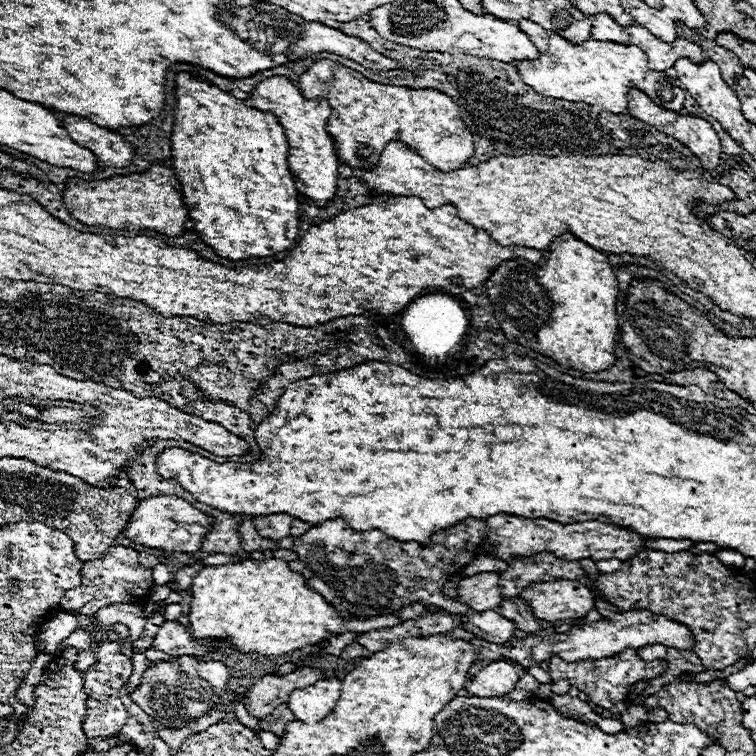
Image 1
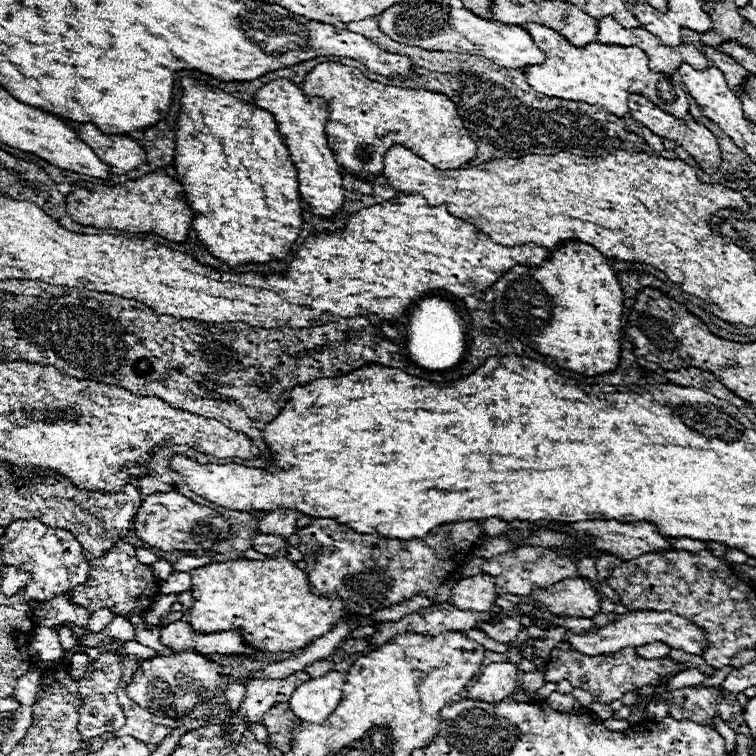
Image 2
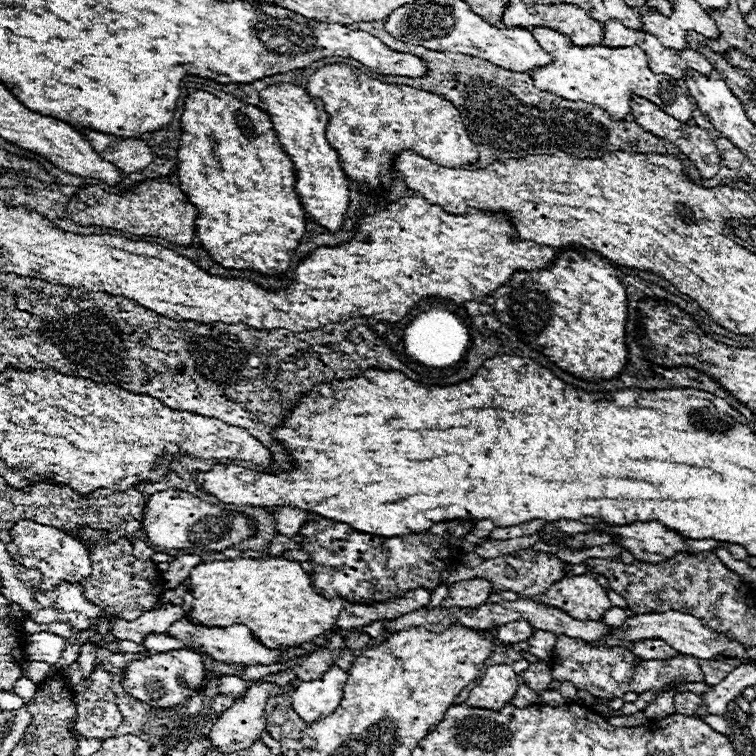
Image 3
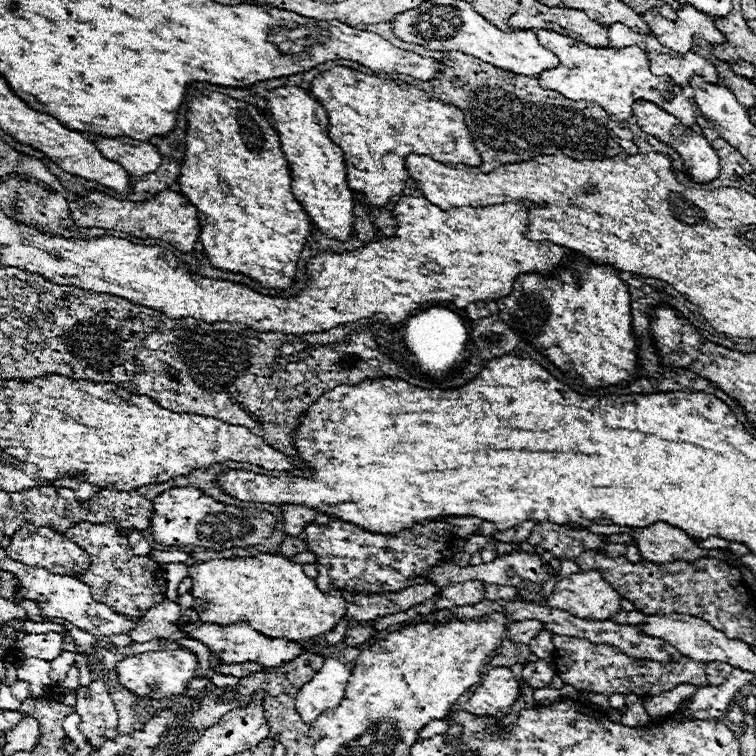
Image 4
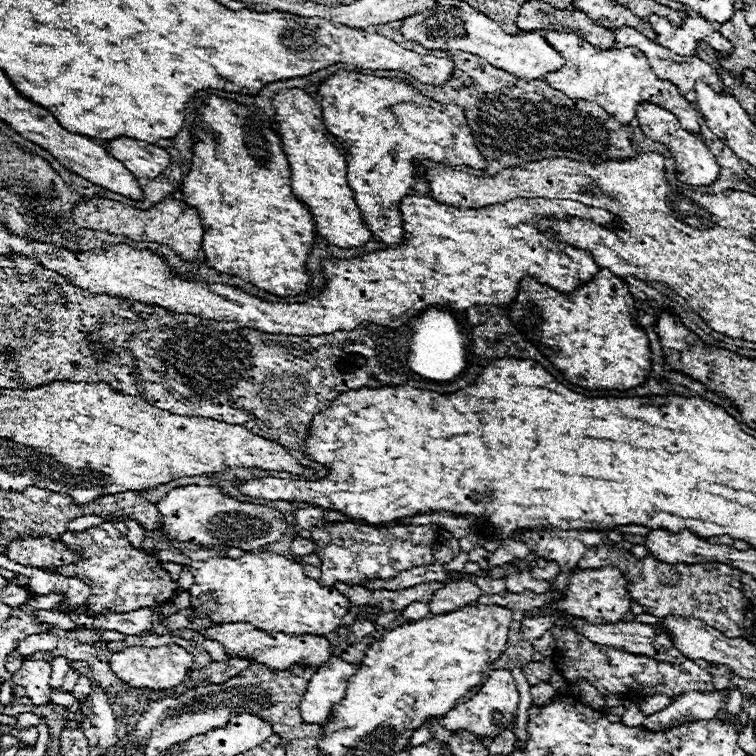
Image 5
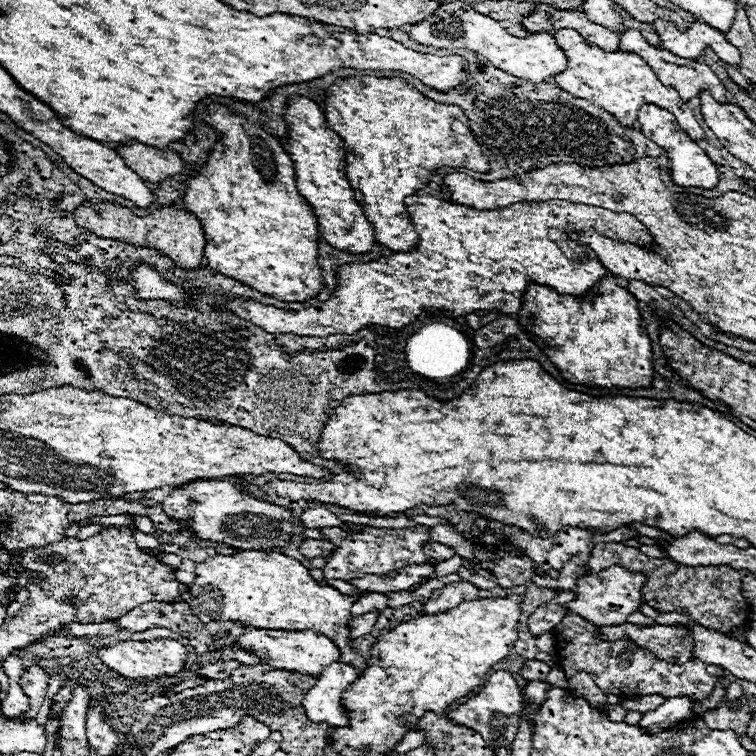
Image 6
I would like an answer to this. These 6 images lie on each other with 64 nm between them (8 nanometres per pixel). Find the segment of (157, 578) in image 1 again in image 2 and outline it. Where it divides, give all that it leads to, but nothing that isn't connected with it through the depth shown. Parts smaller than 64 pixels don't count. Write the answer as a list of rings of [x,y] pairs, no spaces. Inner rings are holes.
[[[158,560],[152,564],[154,568],[154,576],[158,576],[160,580],[166,580],[172,574],[172,564],[168,564],[168,560]]]

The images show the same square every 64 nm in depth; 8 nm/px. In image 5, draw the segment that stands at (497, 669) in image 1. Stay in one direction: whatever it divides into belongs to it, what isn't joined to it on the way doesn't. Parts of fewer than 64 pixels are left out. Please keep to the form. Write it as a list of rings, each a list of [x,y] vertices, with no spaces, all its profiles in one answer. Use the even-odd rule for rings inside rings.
[[[492,670],[490,676],[484,680],[482,688],[464,704],[458,704],[456,708],[452,708],[450,712],[446,712],[442,718],[438,718],[438,722],[444,728],[454,728],[454,730],[472,730],[474,734],[482,736],[482,738],[496,738],[500,736],[500,732],[504,728],[508,728],[514,718],[516,718],[516,710],[518,710],[518,690],[516,690],[516,682],[510,674],[510,670]],[[420,726],[418,730],[414,730],[414,734],[410,736],[410,742],[408,742],[408,748],[414,748],[414,746],[420,746],[420,744],[424,744],[424,742],[428,742],[430,740],[430,730],[426,728],[426,726]]]

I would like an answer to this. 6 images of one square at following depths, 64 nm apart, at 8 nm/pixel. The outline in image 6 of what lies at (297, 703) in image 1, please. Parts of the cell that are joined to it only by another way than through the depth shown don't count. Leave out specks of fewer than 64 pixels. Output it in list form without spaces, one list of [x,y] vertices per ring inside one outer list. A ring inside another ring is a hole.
[[[332,662],[324,668],[324,676],[316,680],[316,684],[306,694],[306,700],[302,702],[306,708],[306,714],[314,722],[326,722],[330,726],[348,726],[348,714],[342,706],[342,692],[356,680],[356,670],[344,662]]]

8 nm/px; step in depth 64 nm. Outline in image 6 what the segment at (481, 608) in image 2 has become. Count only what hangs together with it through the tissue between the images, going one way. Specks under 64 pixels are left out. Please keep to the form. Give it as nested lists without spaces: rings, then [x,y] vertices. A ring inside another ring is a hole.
[[[454,582],[440,590],[434,590],[432,596],[424,602],[424,614],[440,614],[456,608],[462,600],[478,598],[478,588],[470,582]]]

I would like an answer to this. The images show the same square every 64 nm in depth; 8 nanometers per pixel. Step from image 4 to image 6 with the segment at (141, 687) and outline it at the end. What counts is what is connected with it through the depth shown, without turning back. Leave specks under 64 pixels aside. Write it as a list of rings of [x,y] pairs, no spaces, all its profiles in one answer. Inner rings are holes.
[[[126,640],[126,642],[118,642],[114,646],[104,646],[98,652],[98,658],[110,668],[116,670],[120,676],[126,678],[156,678],[160,674],[164,676],[172,676],[178,674],[184,664],[186,664],[186,648],[178,642],[178,640],[152,640],[152,642],[142,642],[142,640]]]

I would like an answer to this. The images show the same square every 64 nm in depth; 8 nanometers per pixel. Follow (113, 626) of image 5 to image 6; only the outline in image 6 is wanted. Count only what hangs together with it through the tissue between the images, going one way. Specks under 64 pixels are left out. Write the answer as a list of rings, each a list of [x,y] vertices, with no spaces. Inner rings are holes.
[[[178,600],[178,602],[150,602],[150,604],[140,604],[138,608],[130,610],[126,616],[118,618],[118,624],[120,624],[120,628],[132,630],[132,632],[140,632],[140,630],[152,628],[152,626],[164,626],[164,628],[174,630],[174,632],[182,634],[184,638],[188,638],[190,644],[194,644],[196,658],[198,658],[198,662],[200,662],[202,666],[222,660],[222,652],[220,652],[220,650],[210,650],[210,644],[212,644],[212,642],[218,642],[220,646],[230,646],[230,644],[238,642],[238,638],[240,638],[240,634],[242,634],[242,628],[246,626],[246,624],[240,624],[240,622],[236,622],[234,628],[232,628],[232,622],[204,624],[204,622],[200,622],[200,620],[194,616],[192,608],[190,608],[184,600]]]

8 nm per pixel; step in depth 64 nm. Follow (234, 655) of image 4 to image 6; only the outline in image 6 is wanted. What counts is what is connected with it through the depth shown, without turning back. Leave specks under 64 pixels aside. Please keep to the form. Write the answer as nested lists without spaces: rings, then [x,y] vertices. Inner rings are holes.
[[[246,626],[244,628],[244,634],[236,642],[236,646],[258,654],[272,668],[296,670],[296,672],[300,672],[304,676],[312,676],[312,678],[322,676],[326,664],[330,664],[334,660],[340,660],[340,650],[334,646],[334,642],[328,636],[316,634],[312,630],[304,630],[304,632],[282,632],[282,630],[256,630],[256,628]]]

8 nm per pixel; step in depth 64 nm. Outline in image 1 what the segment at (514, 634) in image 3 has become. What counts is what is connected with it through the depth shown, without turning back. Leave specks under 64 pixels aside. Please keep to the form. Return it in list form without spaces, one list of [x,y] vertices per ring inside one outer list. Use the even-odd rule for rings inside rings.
[[[468,518],[436,532],[424,544],[398,542],[380,530],[358,532],[342,520],[324,520],[322,524],[312,526],[308,532],[294,538],[292,550],[304,562],[302,576],[306,584],[310,584],[310,588],[320,596],[326,596],[326,600],[330,600],[330,604],[334,604],[344,618],[352,620],[384,616],[398,612],[402,606],[424,602],[428,608],[466,616],[466,624],[462,628],[474,632],[480,640],[504,644],[514,636],[514,622],[502,618],[496,610],[482,614],[474,612],[442,594],[448,578],[474,558],[474,546],[482,544],[484,538],[486,522]]]

